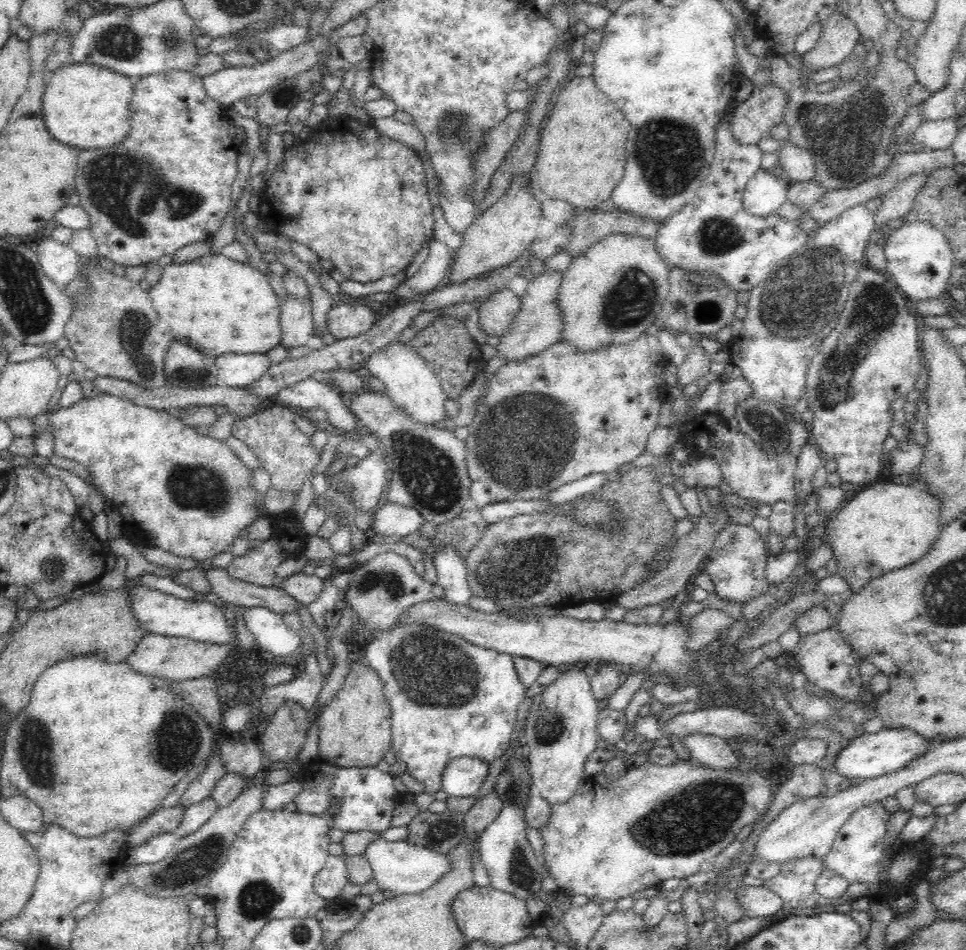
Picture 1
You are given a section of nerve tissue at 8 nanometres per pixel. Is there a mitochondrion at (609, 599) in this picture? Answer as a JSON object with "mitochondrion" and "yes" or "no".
{"mitochondrion":"no"}

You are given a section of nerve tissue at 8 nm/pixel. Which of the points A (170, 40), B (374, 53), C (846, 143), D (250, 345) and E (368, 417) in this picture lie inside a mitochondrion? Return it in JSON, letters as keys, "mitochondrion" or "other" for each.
{"A":"mitochondrion","B":"other","C":"mitochondrion","D":"other","E":"other"}

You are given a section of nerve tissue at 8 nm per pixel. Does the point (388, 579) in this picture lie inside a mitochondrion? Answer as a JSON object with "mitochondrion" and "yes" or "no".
{"mitochondrion":"yes"}

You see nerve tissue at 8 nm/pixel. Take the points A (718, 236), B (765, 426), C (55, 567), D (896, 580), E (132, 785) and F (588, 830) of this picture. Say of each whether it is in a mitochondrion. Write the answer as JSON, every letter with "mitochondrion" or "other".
{"A":"mitochondrion","B":"mitochondrion","C":"mitochondrion","D":"other","E":"other","F":"other"}

